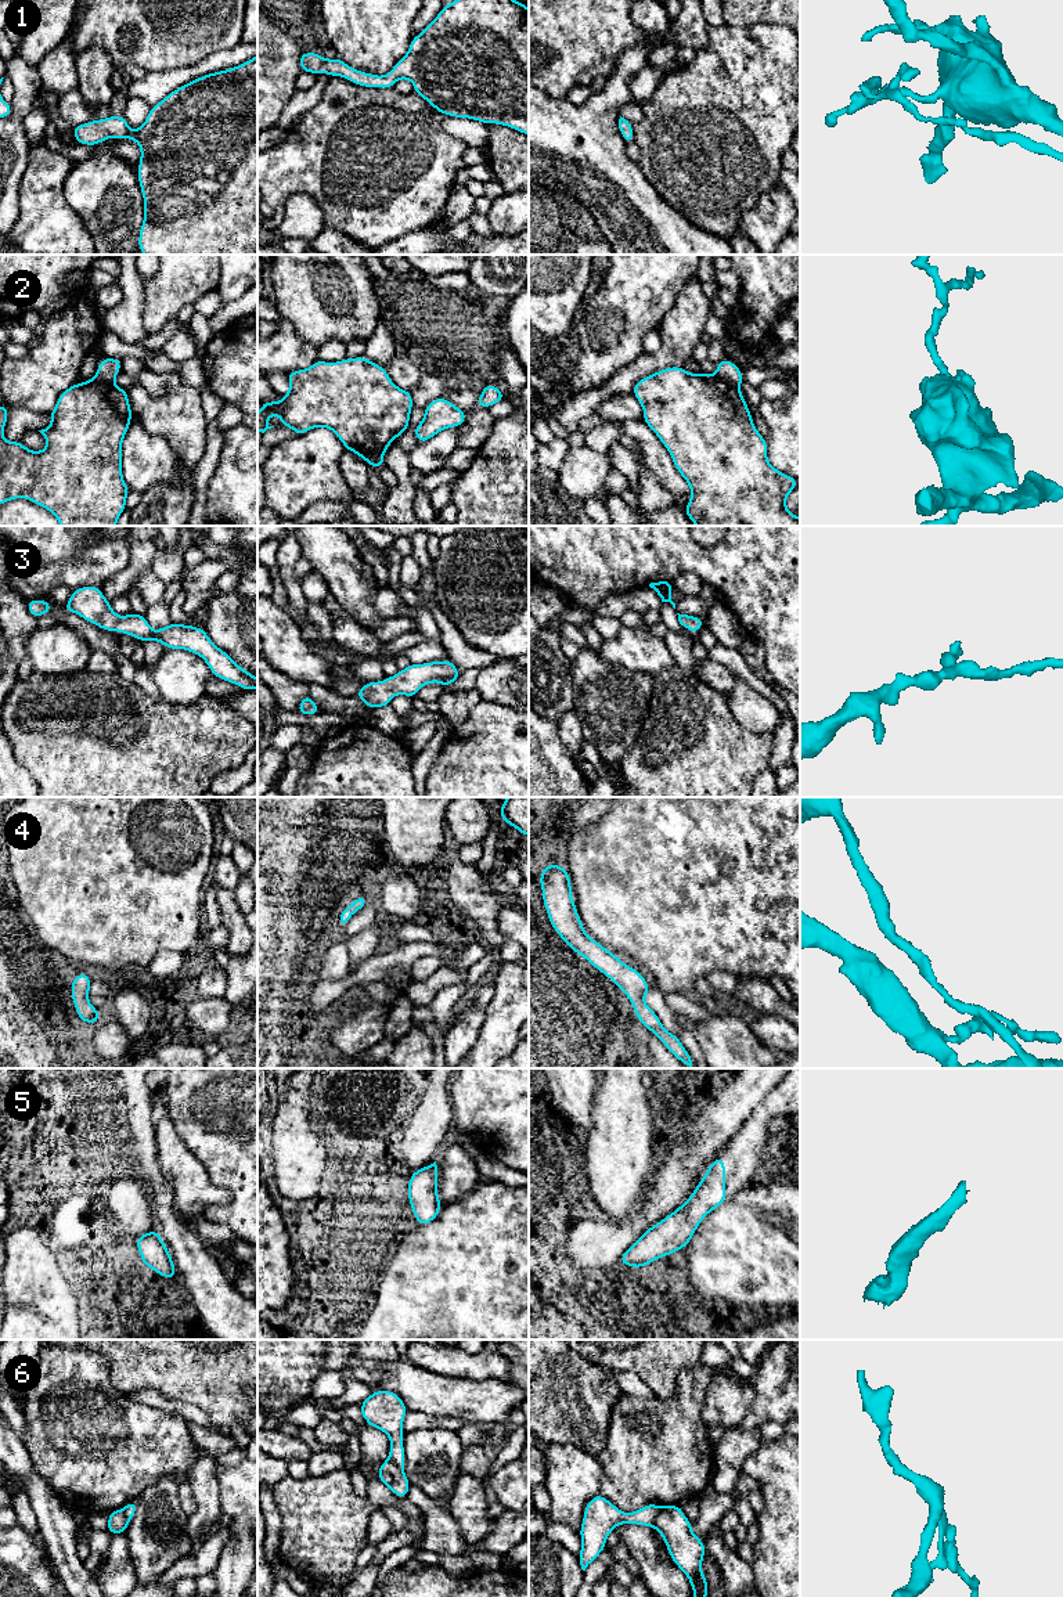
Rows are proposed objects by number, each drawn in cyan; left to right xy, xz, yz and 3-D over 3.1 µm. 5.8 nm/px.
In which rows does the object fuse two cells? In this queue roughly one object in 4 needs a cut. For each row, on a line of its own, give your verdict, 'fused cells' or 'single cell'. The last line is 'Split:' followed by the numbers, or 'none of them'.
1: single cell
2: fused cells
3: single cell
4: single cell
5: single cell
6: fused cells
Split: 2, 6

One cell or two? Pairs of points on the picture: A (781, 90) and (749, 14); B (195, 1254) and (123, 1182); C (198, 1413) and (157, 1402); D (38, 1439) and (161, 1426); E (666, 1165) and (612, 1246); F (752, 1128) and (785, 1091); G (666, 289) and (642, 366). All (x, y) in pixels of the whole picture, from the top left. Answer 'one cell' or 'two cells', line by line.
A: two cells
B: two cells
C: one cell
D: one cell
E: one cell
F: one cell
G: two cells

